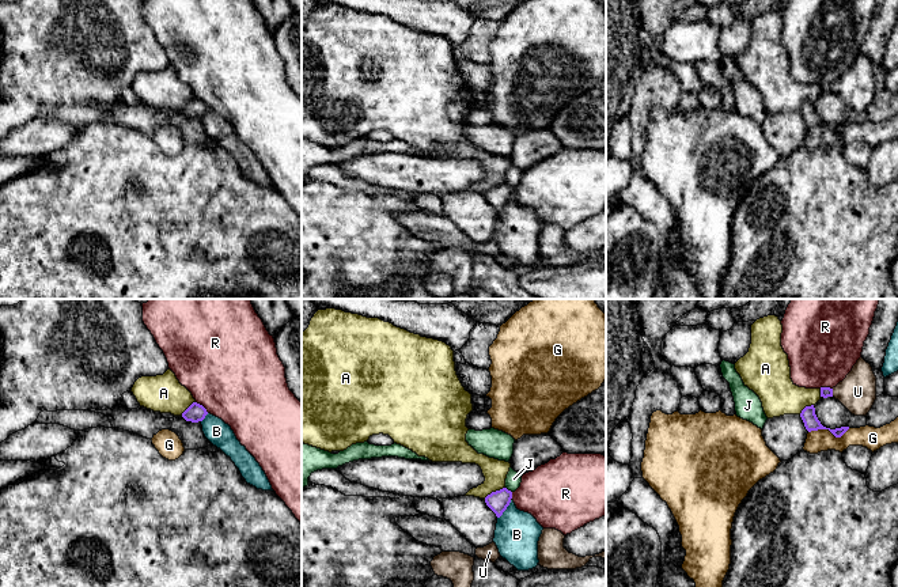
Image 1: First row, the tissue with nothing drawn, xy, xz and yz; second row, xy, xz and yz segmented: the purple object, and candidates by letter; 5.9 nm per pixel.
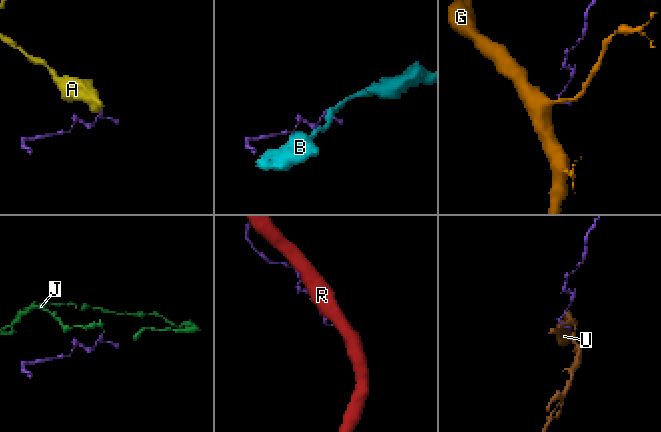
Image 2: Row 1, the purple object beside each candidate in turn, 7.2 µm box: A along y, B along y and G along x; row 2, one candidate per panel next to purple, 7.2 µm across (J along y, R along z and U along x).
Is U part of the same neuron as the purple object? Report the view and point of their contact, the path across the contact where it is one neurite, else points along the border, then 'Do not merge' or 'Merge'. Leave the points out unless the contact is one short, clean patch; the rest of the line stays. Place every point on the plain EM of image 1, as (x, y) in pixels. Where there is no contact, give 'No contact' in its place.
Touches purple at yz (832, 89). Boundary: yz (832, 84), (833, 91). Do not merge

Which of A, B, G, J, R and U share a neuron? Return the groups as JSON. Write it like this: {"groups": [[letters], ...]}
{"groups": [["A"], ["B"], ["G"], ["J"], ["R"], ["U"]]}

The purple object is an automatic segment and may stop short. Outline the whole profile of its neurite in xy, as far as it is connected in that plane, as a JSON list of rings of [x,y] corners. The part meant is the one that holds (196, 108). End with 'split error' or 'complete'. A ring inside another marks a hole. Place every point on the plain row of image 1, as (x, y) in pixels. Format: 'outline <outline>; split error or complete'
outline [[[193,98],[183,109],[182,109],[182,113],[186,115],[186,117],[192,117],[192,118],[198,118],[198,117],[202,117],[205,114],[205,111],[208,110],[206,105],[197,99],[197,98]]]; complete

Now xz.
outline [[[507,183],[492,188],[485,193],[486,201],[496,209],[497,213],[503,211],[512,194],[512,188]]]; complete

